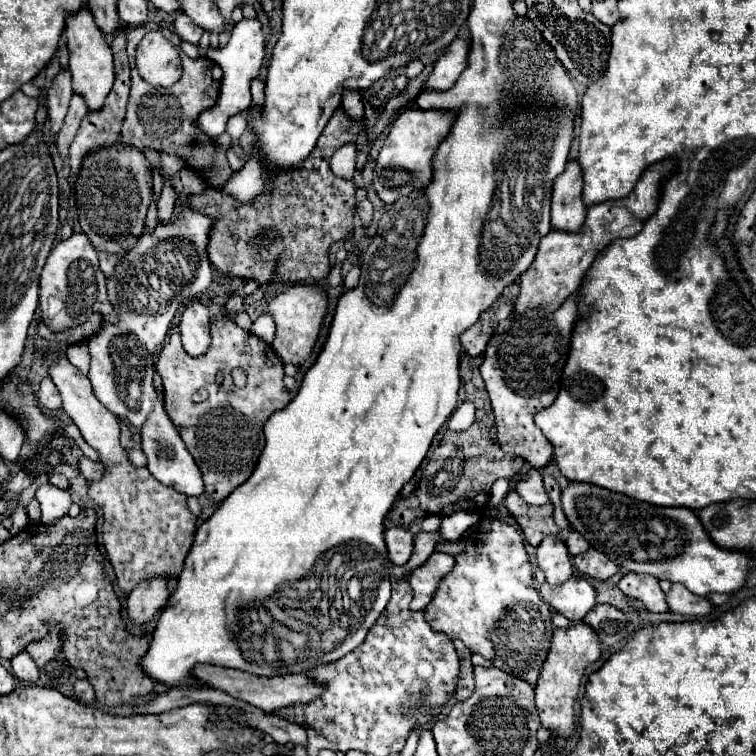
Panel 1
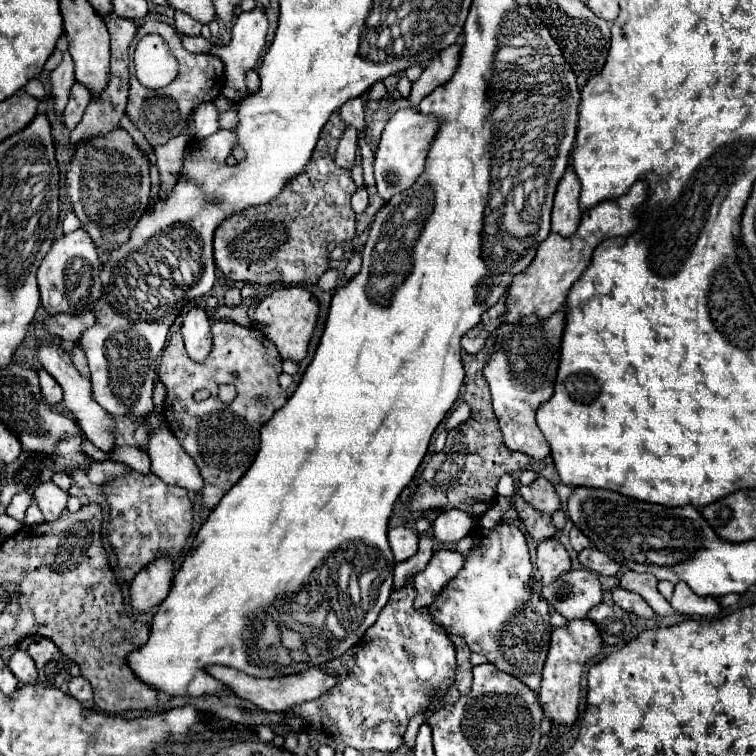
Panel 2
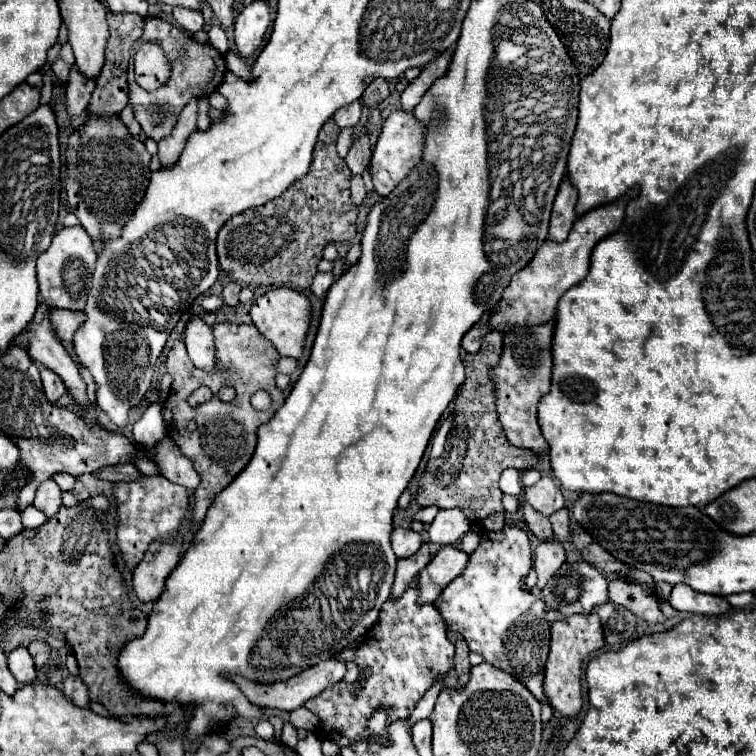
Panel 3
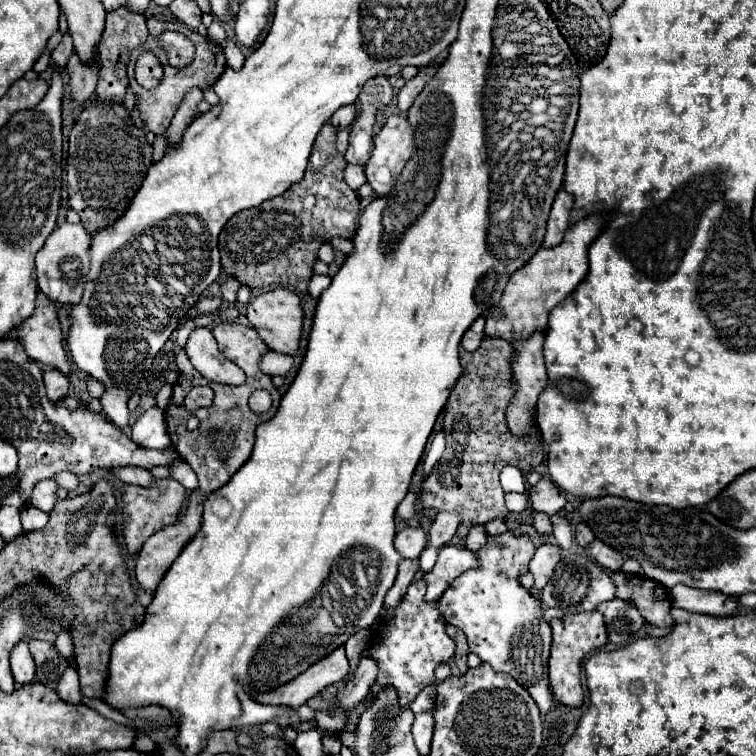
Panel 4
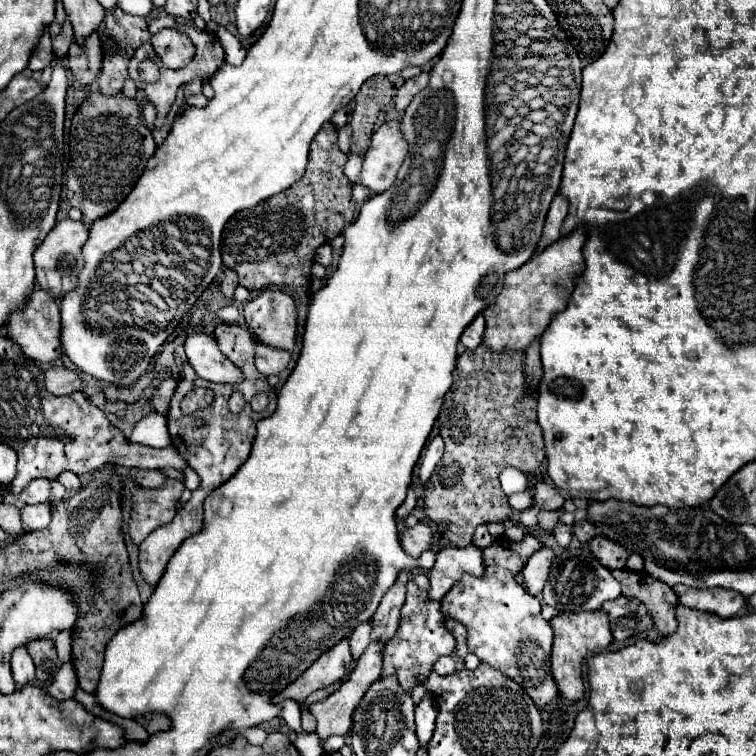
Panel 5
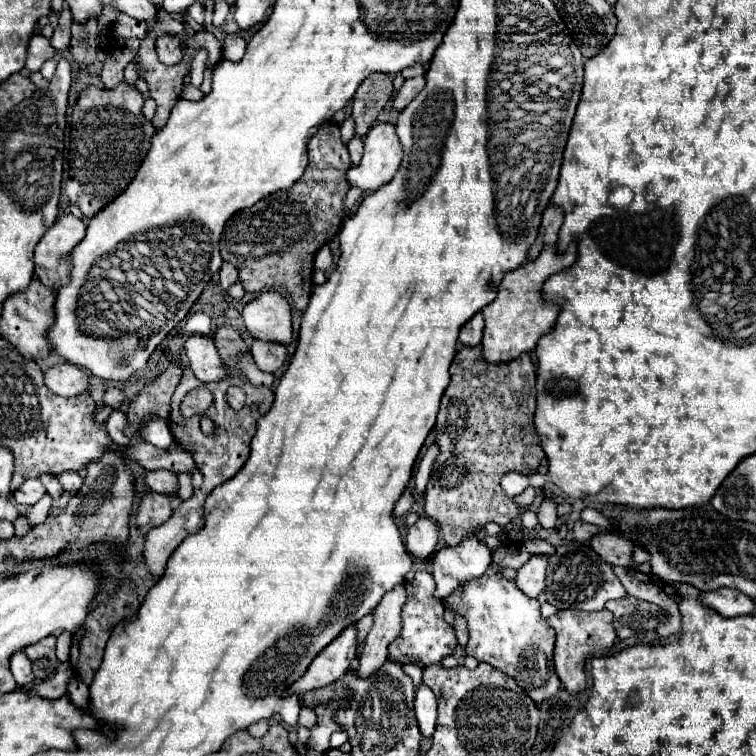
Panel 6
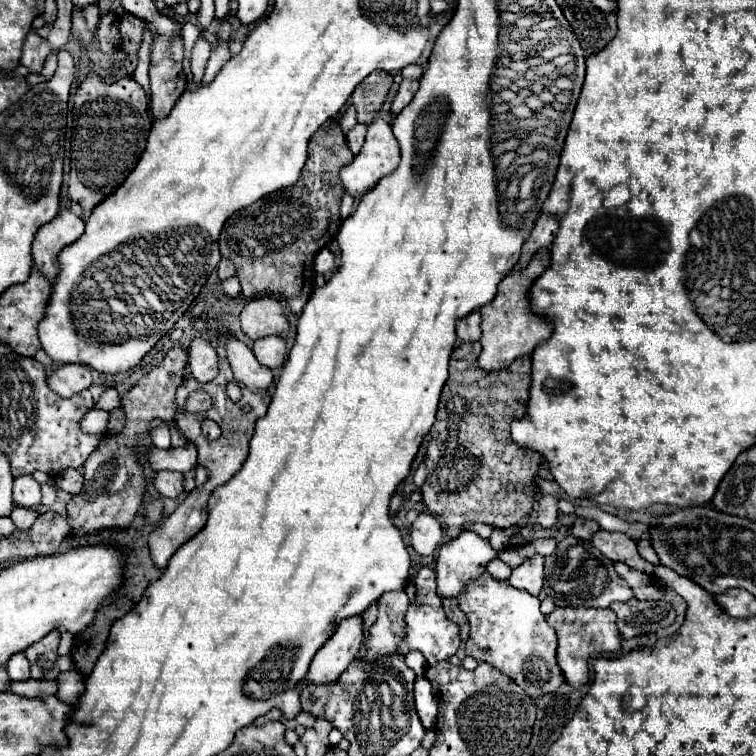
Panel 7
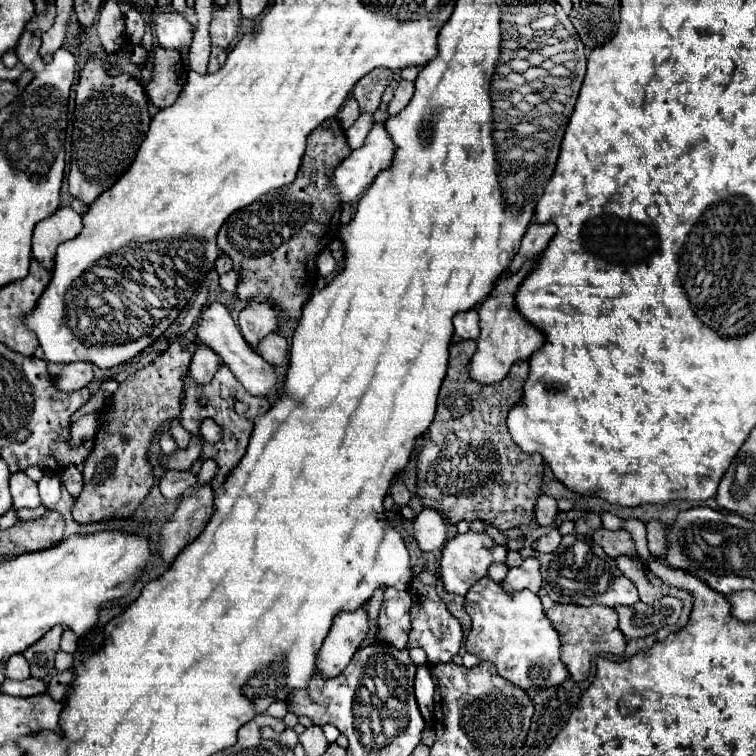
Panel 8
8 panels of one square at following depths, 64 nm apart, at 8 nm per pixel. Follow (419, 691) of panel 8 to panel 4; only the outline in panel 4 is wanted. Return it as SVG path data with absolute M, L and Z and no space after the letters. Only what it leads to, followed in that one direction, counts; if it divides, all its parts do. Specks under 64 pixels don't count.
M432 710L420 712L416 714L414 726L412 726L412 736L416 742L416 748L420 754L428 754L430 752L430 740L432 740L432 732L434 732L434 720L432 720Z

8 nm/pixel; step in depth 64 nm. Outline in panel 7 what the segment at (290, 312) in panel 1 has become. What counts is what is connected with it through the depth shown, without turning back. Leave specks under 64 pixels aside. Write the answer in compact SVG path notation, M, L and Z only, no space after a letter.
M260 296L250 300L240 314L240 324L242 332L252 342L272 334L284 336L288 332L288 320L284 308L280 300L276 300L274 296Z

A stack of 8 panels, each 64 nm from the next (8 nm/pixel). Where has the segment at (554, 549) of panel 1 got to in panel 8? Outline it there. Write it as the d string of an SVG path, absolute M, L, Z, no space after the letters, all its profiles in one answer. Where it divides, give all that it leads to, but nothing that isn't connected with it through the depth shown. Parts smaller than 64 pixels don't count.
M526 558L522 562L522 566L518 568L510 568L504 582L502 582L502 588L504 592L508 594L514 594L514 592L520 592L524 588L528 588L530 592L538 592L540 590L540 584L542 584L542 576L540 576L540 562L536 558Z

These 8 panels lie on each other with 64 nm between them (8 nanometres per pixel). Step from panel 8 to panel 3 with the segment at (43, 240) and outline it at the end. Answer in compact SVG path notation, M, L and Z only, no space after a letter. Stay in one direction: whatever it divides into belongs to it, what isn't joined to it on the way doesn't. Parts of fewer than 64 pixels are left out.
M70 226L62 228L54 234L52 244L46 252L42 252L36 260L38 268L38 284L42 300L50 308L68 308L68 310L82 310L86 304L86 294L92 286L92 272L96 262L96 250L92 238L84 232L84 228Z

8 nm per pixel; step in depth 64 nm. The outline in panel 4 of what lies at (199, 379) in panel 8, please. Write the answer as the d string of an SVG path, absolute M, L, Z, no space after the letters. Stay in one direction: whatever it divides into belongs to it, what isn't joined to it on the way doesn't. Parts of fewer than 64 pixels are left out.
M196 328L190 334L184 350L192 366L210 382L238 386L246 380L244 372L218 350L216 338L208 328Z

